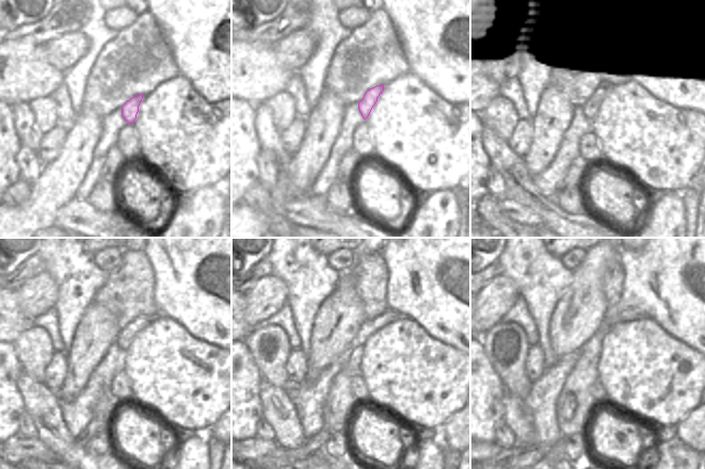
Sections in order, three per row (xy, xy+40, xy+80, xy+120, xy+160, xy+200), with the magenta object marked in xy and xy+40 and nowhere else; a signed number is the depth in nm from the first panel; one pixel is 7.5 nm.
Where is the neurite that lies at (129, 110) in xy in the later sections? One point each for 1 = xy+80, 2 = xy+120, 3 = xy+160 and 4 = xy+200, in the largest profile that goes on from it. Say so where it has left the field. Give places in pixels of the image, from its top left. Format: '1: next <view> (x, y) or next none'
1: next xy+80 (614, 89)
2: next xy+120 (125, 336)
3: next xy+160 (369, 326)
4: next xy+200 (614, 314)

